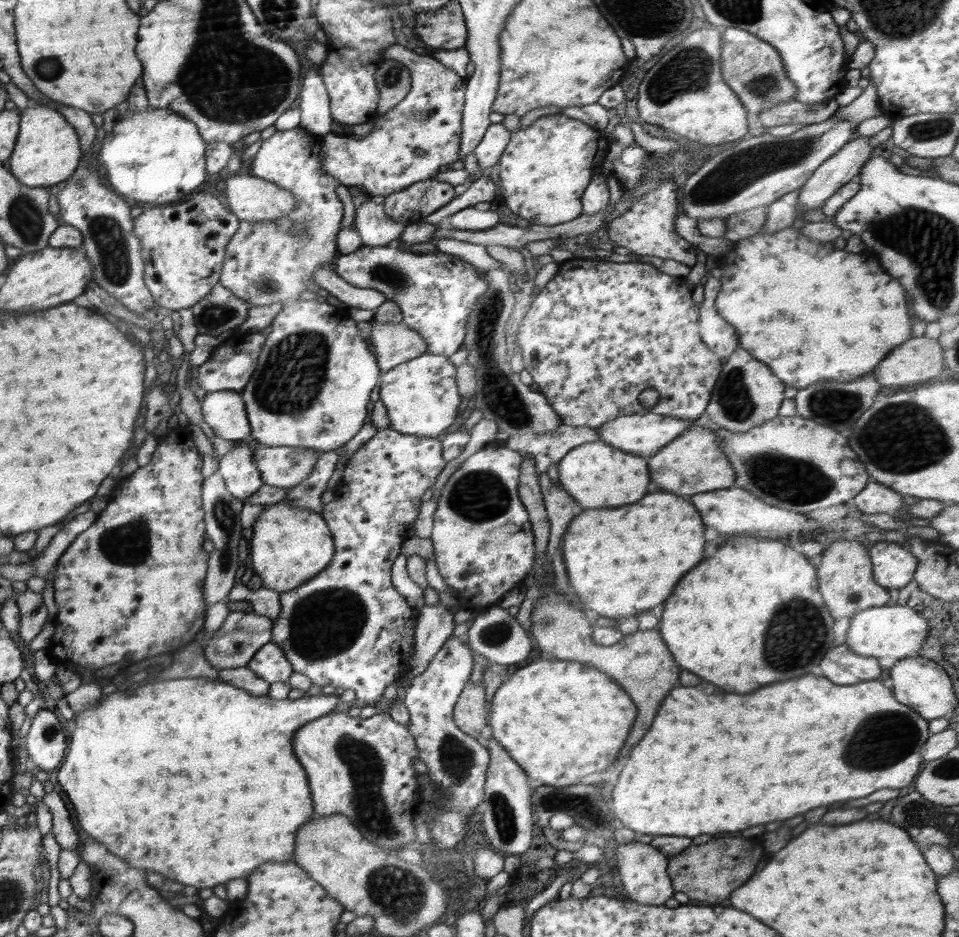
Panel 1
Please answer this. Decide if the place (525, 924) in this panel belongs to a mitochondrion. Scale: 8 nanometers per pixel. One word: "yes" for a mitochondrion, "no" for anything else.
no

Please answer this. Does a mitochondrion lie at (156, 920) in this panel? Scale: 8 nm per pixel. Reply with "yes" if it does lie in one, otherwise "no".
no

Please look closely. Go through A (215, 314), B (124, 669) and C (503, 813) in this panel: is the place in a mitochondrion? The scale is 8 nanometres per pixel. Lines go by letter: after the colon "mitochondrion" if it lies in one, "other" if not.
A: mitochondrion
B: other
C: mitochondrion

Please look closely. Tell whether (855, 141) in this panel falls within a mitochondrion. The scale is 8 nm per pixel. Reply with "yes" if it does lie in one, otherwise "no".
no

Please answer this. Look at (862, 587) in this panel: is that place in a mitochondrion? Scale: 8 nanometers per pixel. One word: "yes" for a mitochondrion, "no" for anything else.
no

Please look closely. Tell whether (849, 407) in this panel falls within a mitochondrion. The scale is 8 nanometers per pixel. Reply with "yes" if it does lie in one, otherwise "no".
yes

